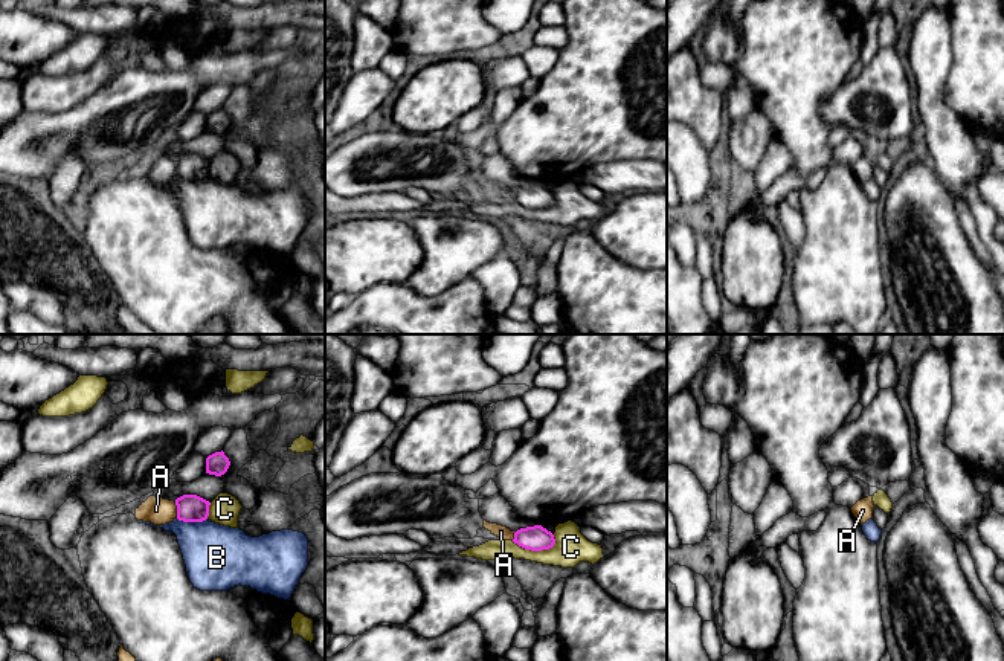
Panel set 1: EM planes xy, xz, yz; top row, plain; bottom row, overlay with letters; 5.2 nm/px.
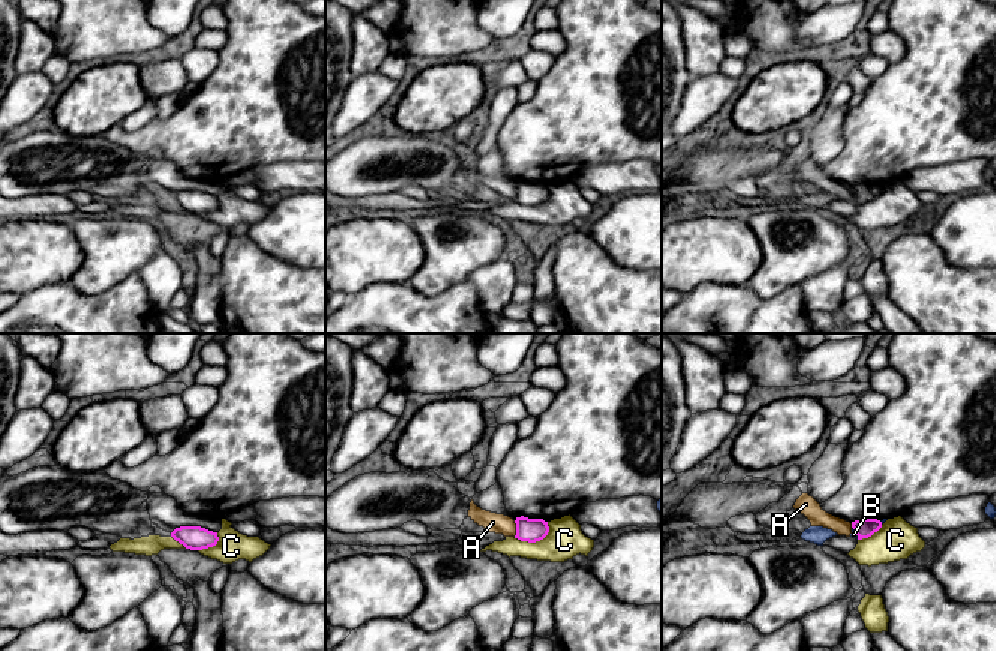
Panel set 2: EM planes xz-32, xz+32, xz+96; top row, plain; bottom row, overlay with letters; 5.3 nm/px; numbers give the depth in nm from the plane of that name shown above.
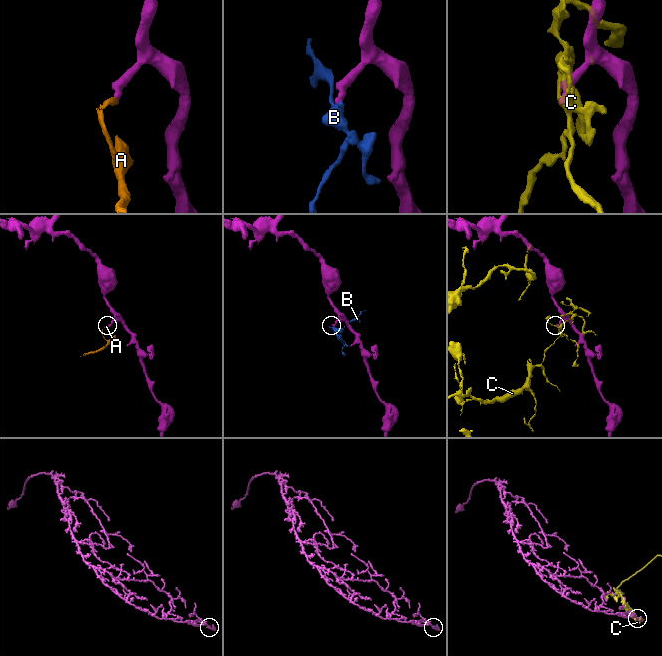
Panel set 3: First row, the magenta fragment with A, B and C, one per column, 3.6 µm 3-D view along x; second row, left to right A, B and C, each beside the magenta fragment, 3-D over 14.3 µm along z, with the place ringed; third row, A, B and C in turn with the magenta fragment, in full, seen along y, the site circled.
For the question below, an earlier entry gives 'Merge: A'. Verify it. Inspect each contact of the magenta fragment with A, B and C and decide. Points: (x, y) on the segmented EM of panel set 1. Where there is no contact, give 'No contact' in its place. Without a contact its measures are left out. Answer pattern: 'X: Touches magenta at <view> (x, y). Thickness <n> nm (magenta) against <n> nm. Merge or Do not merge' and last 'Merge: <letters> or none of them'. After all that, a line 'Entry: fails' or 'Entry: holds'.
A: Touches magenta at xy (177, 510). Thickness 140 nm (magenta) against 140 nm. Do not merge
B: Touches magenta at xy (193, 521). Thickness 140 nm (magenta) against 340 nm. Do not merge
C: Touches magenta at xz (534, 550). Thickness 130 nm (magenta) against 180 nm. Do not merge
Merge: none of them
Entry: fails

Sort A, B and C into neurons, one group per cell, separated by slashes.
A / B / C

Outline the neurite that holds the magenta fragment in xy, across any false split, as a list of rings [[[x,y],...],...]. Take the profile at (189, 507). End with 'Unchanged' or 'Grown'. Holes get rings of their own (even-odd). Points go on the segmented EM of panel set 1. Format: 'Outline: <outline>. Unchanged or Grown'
Outline: [[[183,495],[175,499],[177,519],[183,522],[203,522],[209,516],[211,502],[197,495]]]. Unchanged

